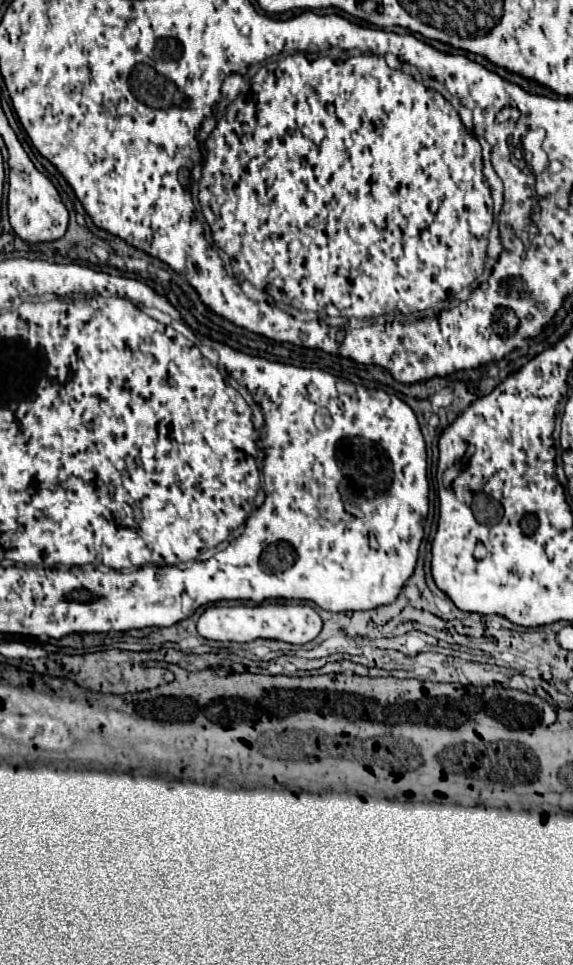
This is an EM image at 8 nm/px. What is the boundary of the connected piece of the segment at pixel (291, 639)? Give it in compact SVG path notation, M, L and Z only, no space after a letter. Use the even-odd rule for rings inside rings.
M264 603L256 607L208 607L198 619L198 633L210 641L254 641L254 639L278 639L286 643L304 645L312 641L322 629L320 615L308 605L276 605Z

